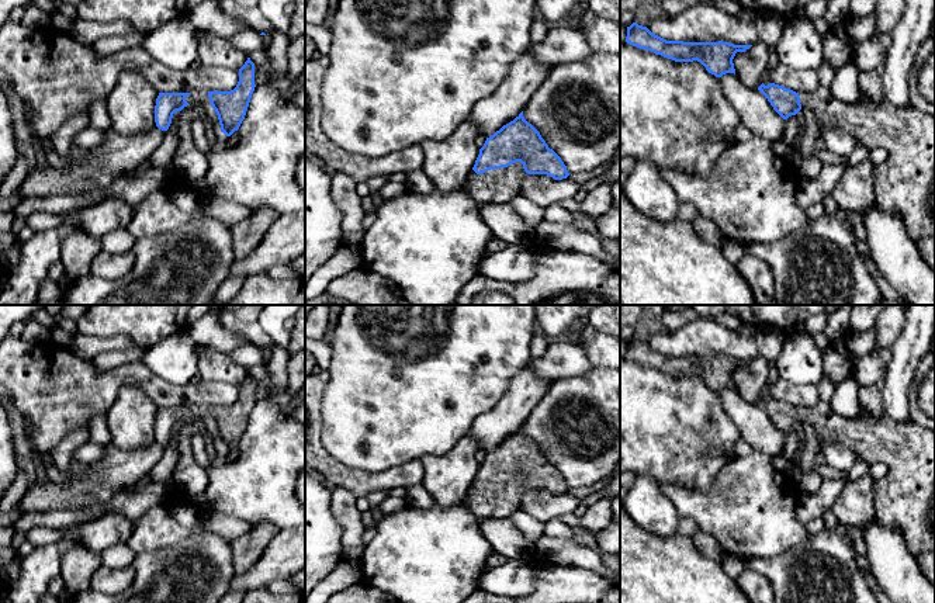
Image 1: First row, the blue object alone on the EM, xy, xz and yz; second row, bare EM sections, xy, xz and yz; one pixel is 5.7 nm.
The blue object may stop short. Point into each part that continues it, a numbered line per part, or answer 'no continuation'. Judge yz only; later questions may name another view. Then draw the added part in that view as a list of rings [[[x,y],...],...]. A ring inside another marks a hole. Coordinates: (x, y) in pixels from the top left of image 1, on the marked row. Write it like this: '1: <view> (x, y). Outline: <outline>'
1: yz (904, 183). Outline: [[[820,86],[813,93],[799,93],[799,97],[801,111],[811,111],[818,127],[845,131],[868,149],[884,148],[887,150],[887,160],[873,167],[875,204],[882,211],[897,212],[914,242],[924,236],[935,239],[935,117],[913,105],[894,108],[884,98],[879,103],[866,100],[860,104],[848,104],[835,98],[825,86]]]

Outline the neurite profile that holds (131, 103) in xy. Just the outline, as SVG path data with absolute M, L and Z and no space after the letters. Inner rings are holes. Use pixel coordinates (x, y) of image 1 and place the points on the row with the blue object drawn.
M122 72L107 97L111 129L125 138L156 127L155 105L159 93L136 72Z

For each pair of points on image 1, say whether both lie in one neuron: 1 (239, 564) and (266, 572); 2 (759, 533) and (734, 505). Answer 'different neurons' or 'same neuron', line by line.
1: different neurons
2: same neuron

